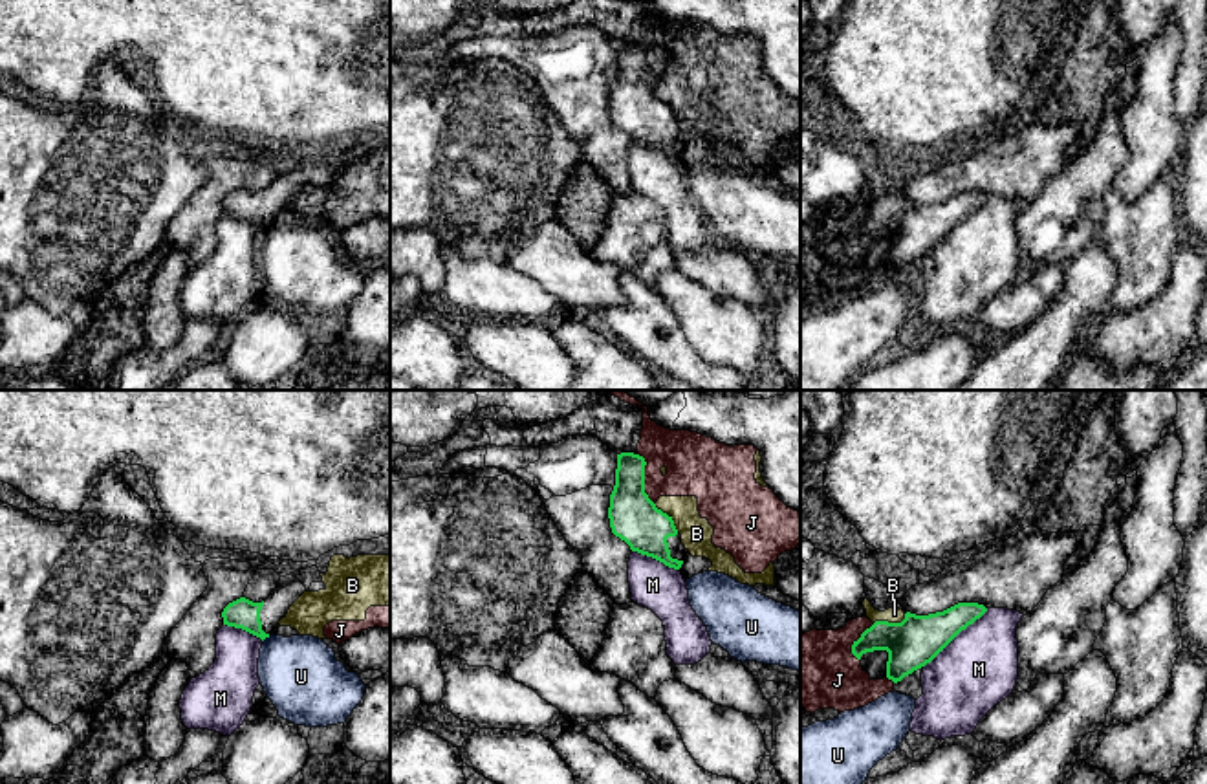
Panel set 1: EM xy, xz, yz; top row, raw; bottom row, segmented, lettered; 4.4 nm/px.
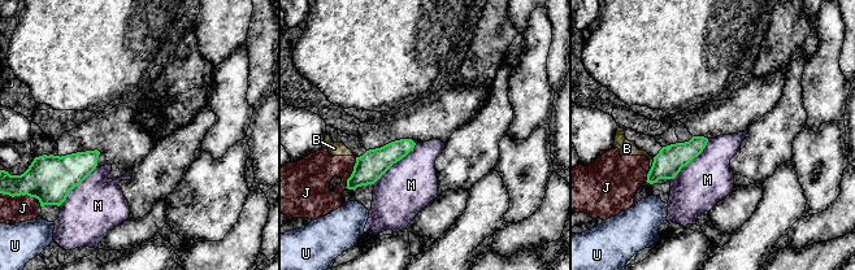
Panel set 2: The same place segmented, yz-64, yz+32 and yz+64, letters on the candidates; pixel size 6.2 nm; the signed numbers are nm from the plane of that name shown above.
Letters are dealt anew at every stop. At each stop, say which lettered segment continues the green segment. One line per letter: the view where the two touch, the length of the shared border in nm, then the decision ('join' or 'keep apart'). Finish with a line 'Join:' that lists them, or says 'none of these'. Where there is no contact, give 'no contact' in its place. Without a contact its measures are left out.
B: meets green in yz; contact 150 nm long; keep apart
J: meets green in xz; contact 240 nm long; keep apart
M: meets green in yz; contact 380 nm long; keep apart
U: meets green in xy; contact 40 nm long; keep apart
Join: none of these

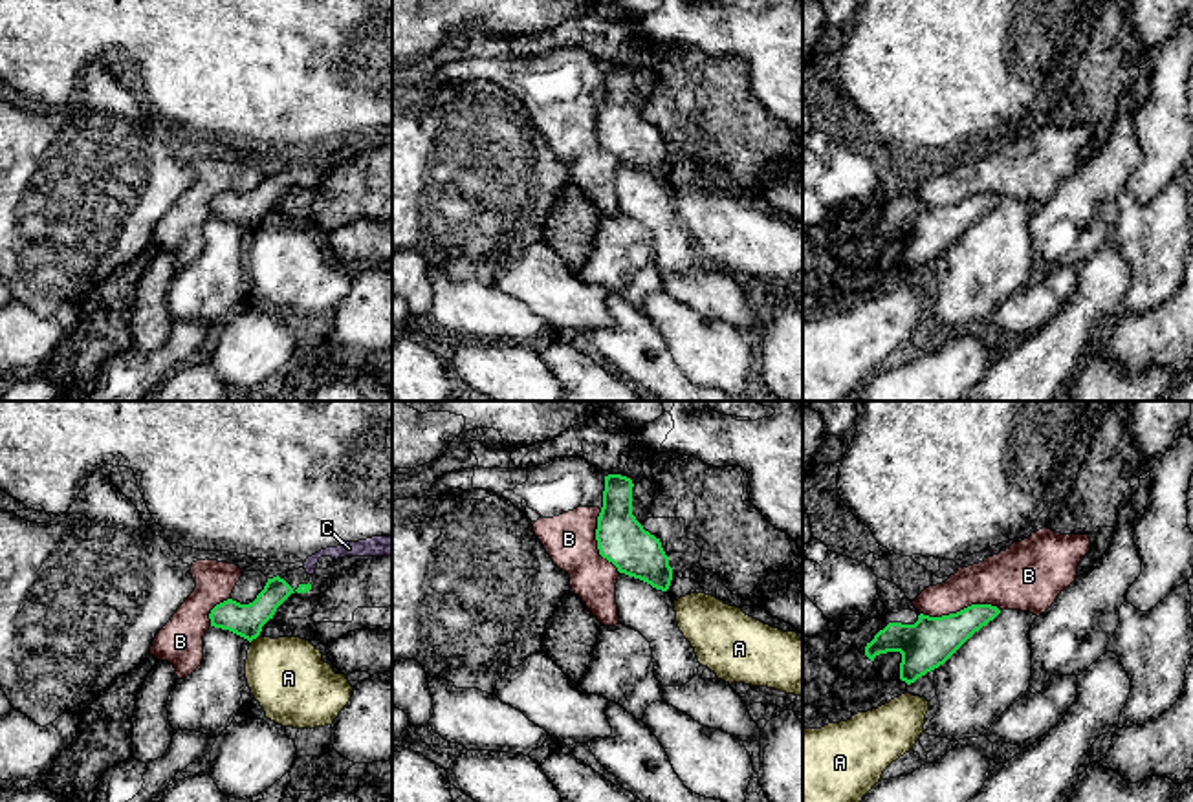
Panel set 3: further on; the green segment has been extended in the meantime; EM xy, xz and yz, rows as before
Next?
A: meets green in xy; contact 60 nm long; keep apart
B: meets green in yz; contact 360 nm long; keep apart
C: meets green in xy; contact 30 nm long; join
Join: C

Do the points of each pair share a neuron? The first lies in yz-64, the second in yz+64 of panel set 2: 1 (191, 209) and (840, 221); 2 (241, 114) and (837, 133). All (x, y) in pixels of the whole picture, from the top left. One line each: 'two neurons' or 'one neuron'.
1: two neurons
2: two neurons

